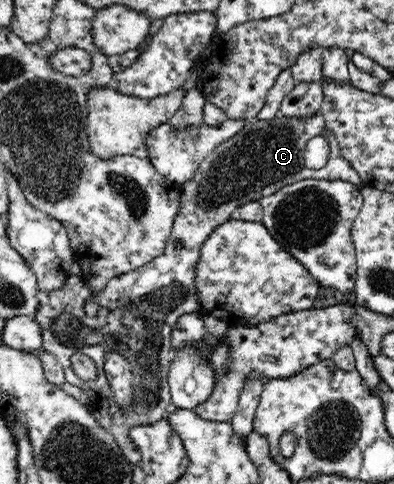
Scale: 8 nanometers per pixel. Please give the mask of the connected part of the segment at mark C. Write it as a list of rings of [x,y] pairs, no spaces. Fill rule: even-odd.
[[[320,111],[306,118],[282,117],[266,122],[258,120],[254,125],[246,123],[244,130],[215,147],[206,156],[206,159],[201,161],[194,175],[186,183],[180,185],[178,215],[174,217],[170,237],[167,239],[164,253],[160,257],[137,270],[112,278],[100,291],[93,291],[93,288],[90,288],[79,276],[70,277],[60,290],[50,293],[48,304],[42,303],[40,310],[33,315],[36,324],[42,329],[42,349],[58,358],[60,365],[64,368],[66,382],[81,388],[86,393],[85,395],[90,397],[98,424],[114,436],[122,454],[131,464],[137,464],[142,457],[140,449],[130,438],[130,431],[134,426],[149,426],[167,419],[170,409],[173,408],[169,389],[169,367],[176,355],[173,347],[173,331],[182,315],[200,312],[197,301],[195,301],[194,267],[198,263],[199,252],[207,236],[219,224],[230,220],[237,207],[244,203],[259,201],[260,198],[272,195],[287,184],[296,183],[300,179],[341,180],[350,182],[354,186],[360,186],[360,174],[346,159],[342,158],[335,142],[330,144],[329,159],[324,167],[310,168],[305,164],[305,147],[310,140],[318,136],[329,140],[332,138],[324,126]],[[90,301],[98,305],[98,315],[96,316],[86,316],[84,307]],[[112,351],[120,353],[130,363],[132,392],[134,392],[131,394],[130,407],[117,405],[109,380],[103,374],[96,375],[94,381],[83,382],[74,374],[71,366],[70,357],[80,353],[88,355],[94,360],[96,367],[102,369],[106,355]]]

